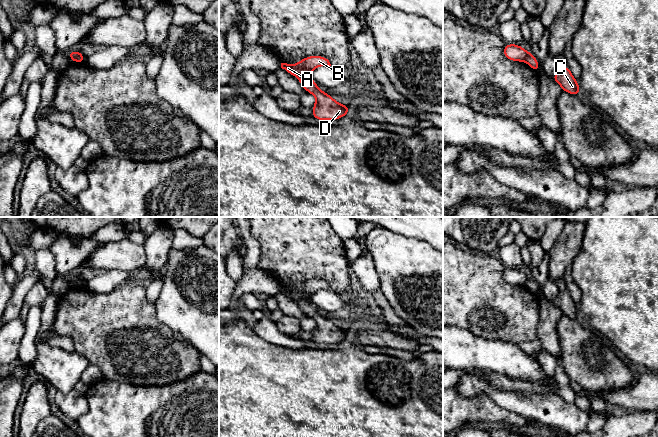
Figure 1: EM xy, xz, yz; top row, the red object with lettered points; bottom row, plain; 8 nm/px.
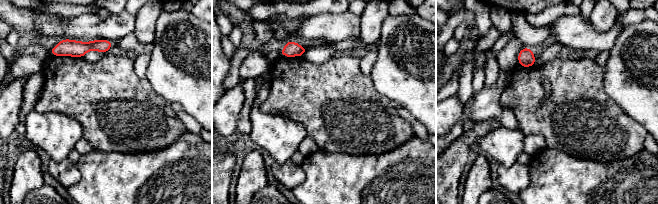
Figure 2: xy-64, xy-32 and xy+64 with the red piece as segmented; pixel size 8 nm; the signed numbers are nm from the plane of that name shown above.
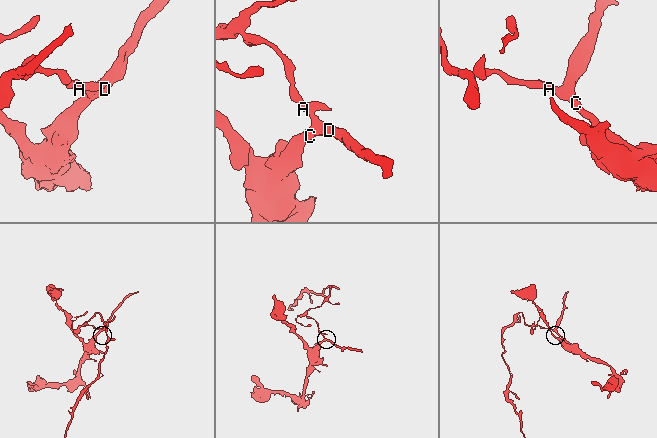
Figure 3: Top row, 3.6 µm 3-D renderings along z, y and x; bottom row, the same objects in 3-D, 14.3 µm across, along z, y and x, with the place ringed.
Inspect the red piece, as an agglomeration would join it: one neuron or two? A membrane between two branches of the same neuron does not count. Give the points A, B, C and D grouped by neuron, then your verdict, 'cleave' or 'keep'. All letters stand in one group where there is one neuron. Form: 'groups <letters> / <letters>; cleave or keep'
groups A B / C D; cleave

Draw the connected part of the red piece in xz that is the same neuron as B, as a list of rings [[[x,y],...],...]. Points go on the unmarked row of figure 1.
[[[308,280],[293,289],[281,287],[282,293],[297,302],[309,300],[311,296],[319,290],[331,290],[331,288],[324,280]]]

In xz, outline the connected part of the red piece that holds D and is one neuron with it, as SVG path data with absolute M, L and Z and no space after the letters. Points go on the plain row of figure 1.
M301 300L298 303L302 311L316 322L312 331L313 342L317 344L338 344L351 335L348 330L338 327L331 319L321 315L317 311L317 307L309 300Z

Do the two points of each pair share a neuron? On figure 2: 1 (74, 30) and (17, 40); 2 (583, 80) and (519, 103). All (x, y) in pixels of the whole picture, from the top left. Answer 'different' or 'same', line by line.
1: different
2: same

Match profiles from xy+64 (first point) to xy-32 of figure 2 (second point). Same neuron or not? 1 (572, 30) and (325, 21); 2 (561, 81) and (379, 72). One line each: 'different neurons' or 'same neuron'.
1: same neuron
2: different neurons

